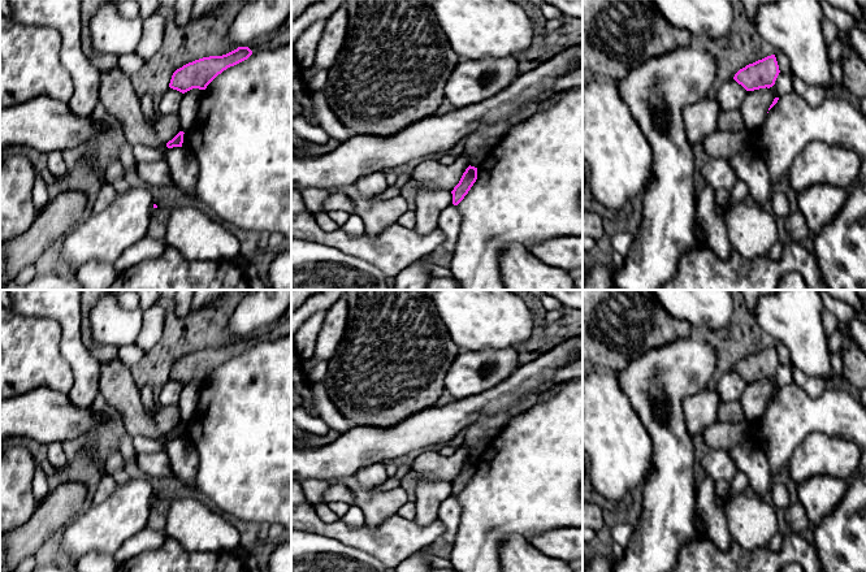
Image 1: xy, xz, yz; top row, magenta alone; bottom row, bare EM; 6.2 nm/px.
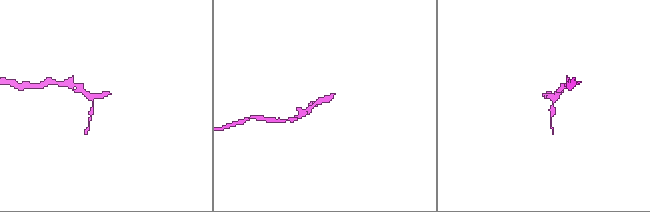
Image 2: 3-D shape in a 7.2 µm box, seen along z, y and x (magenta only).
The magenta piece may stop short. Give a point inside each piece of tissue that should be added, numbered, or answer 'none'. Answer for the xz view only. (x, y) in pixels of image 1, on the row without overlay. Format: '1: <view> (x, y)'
none

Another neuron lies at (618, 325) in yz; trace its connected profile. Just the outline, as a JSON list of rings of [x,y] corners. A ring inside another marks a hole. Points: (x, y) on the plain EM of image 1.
[[[583,290],[583,359],[596,369],[622,372],[627,361],[641,352],[688,338],[693,333],[689,322],[668,315],[650,290]]]

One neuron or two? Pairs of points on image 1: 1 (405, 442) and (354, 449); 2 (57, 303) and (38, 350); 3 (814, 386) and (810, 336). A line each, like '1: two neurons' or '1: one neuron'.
1: one neuron
2: two neurons
3: two neurons

